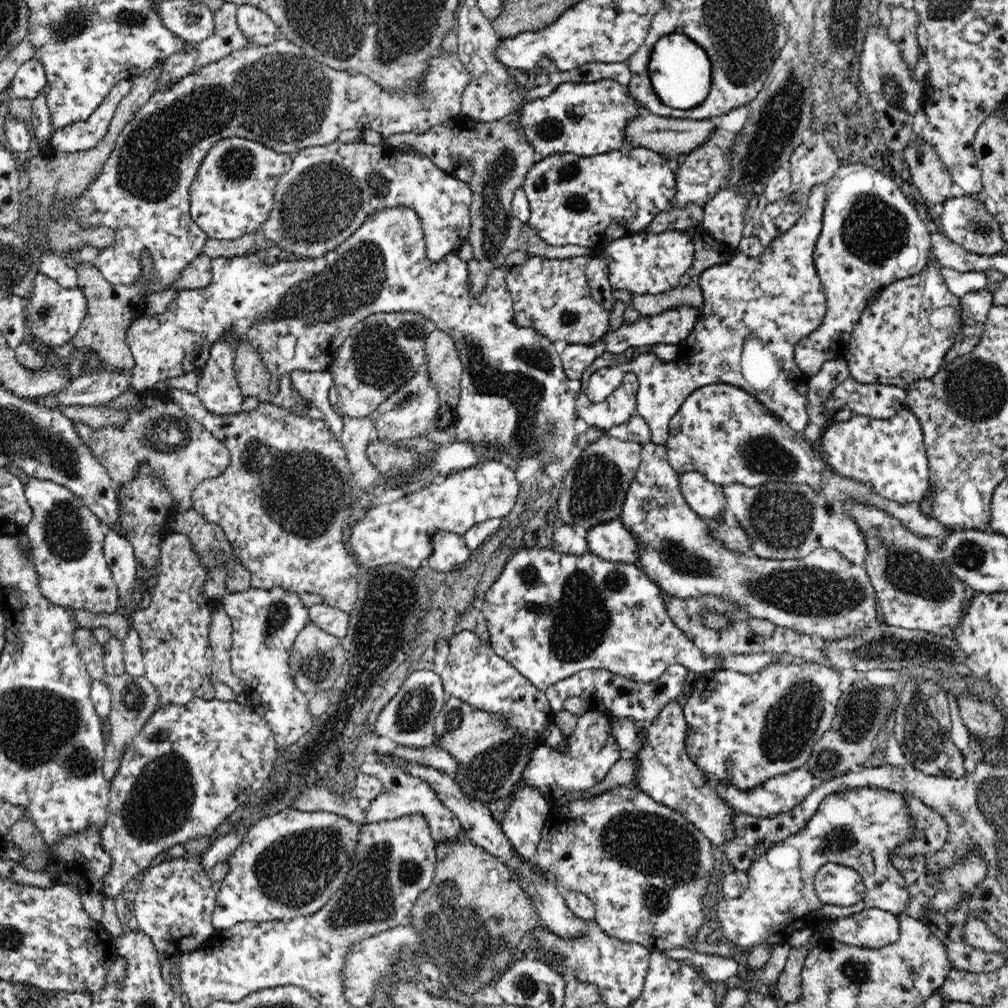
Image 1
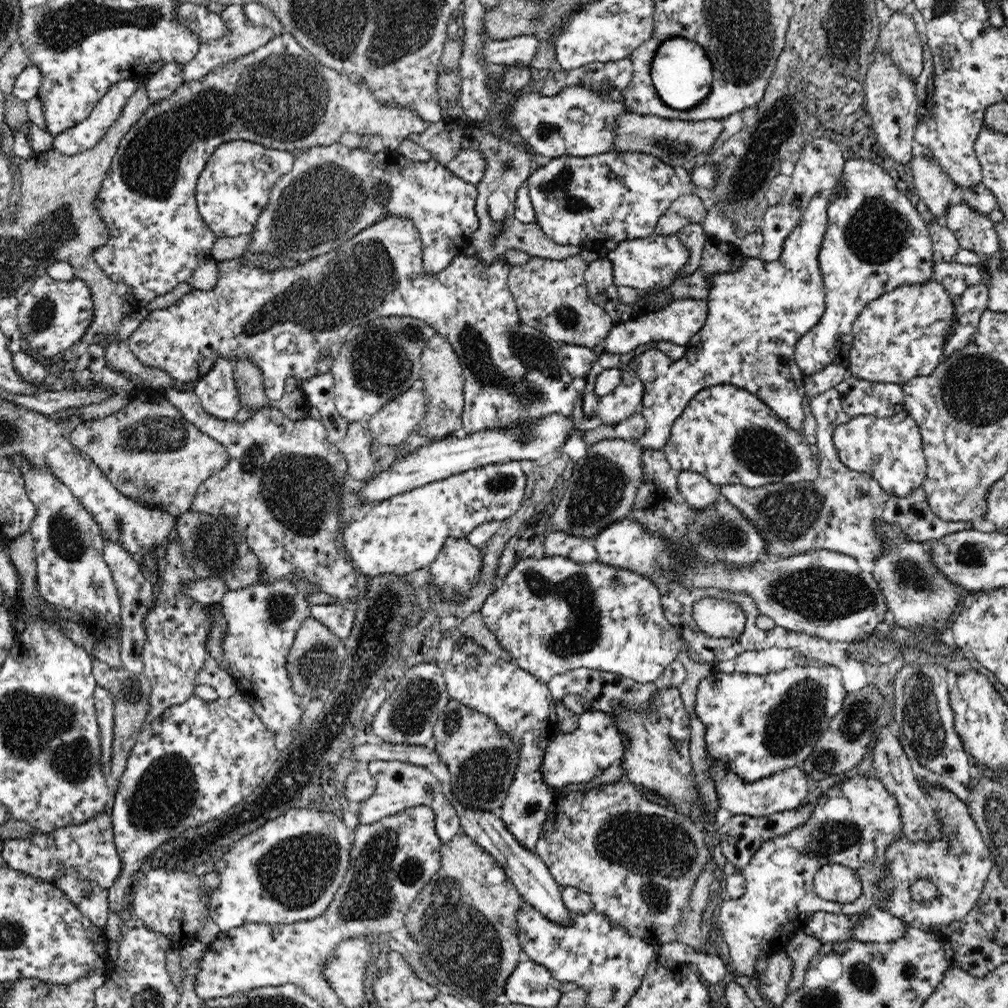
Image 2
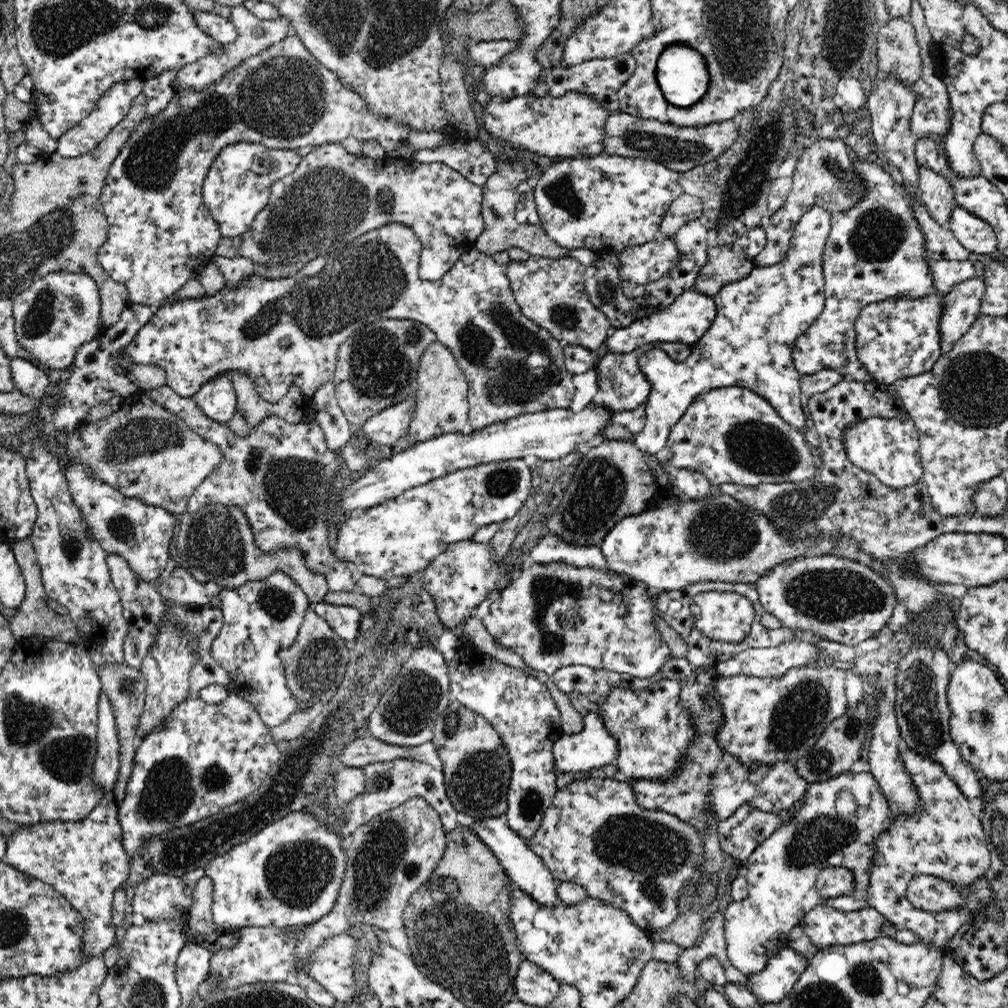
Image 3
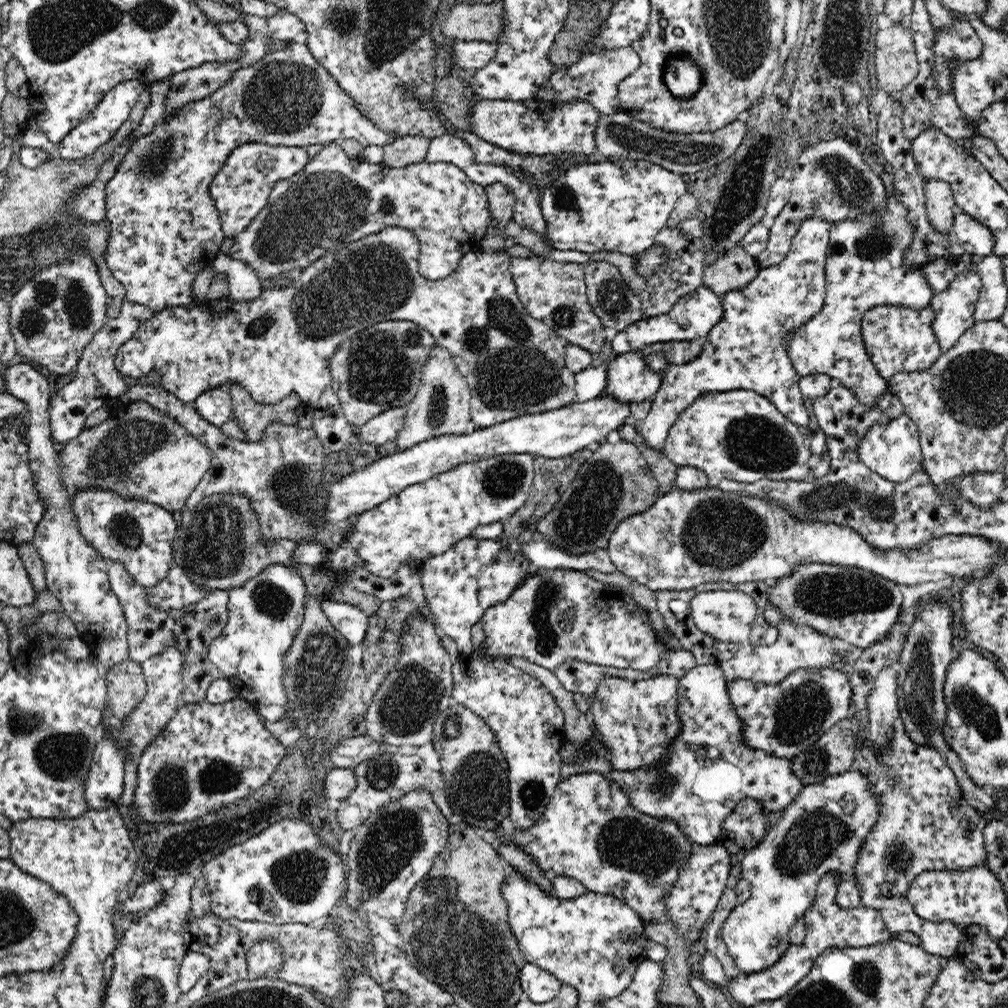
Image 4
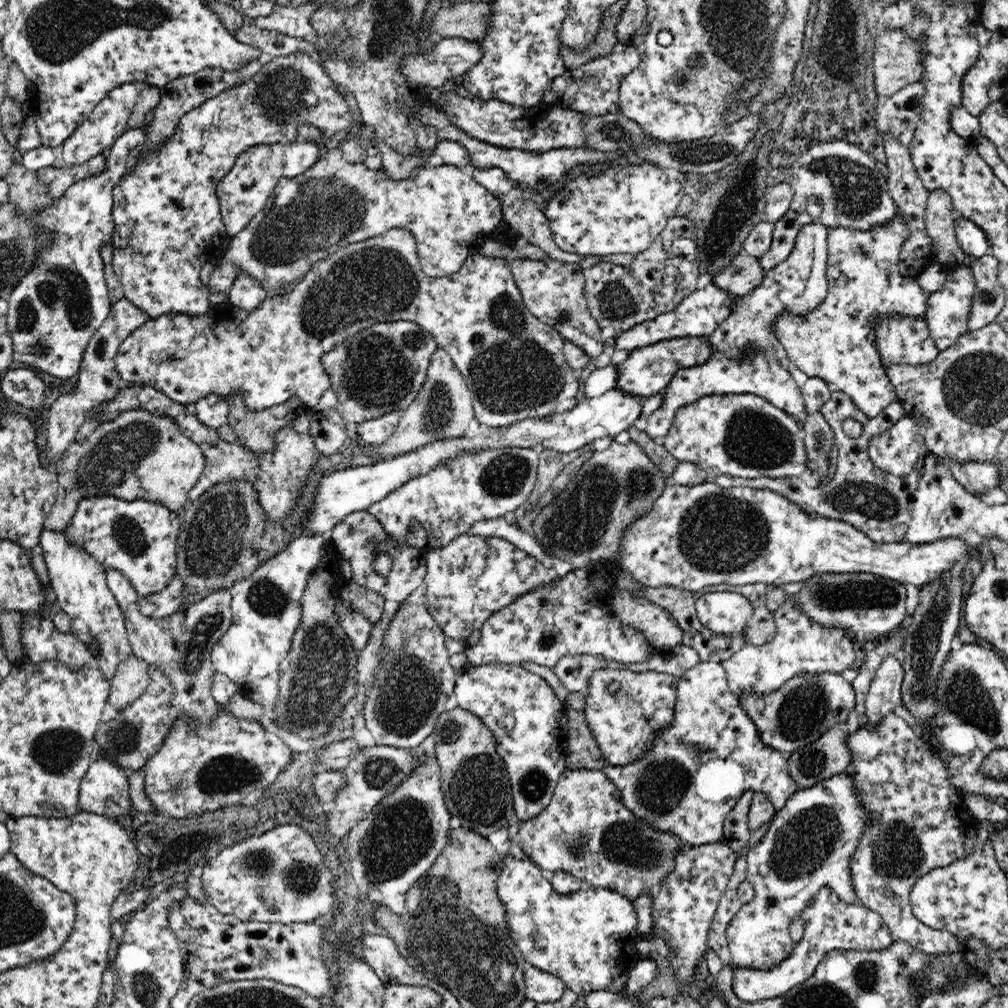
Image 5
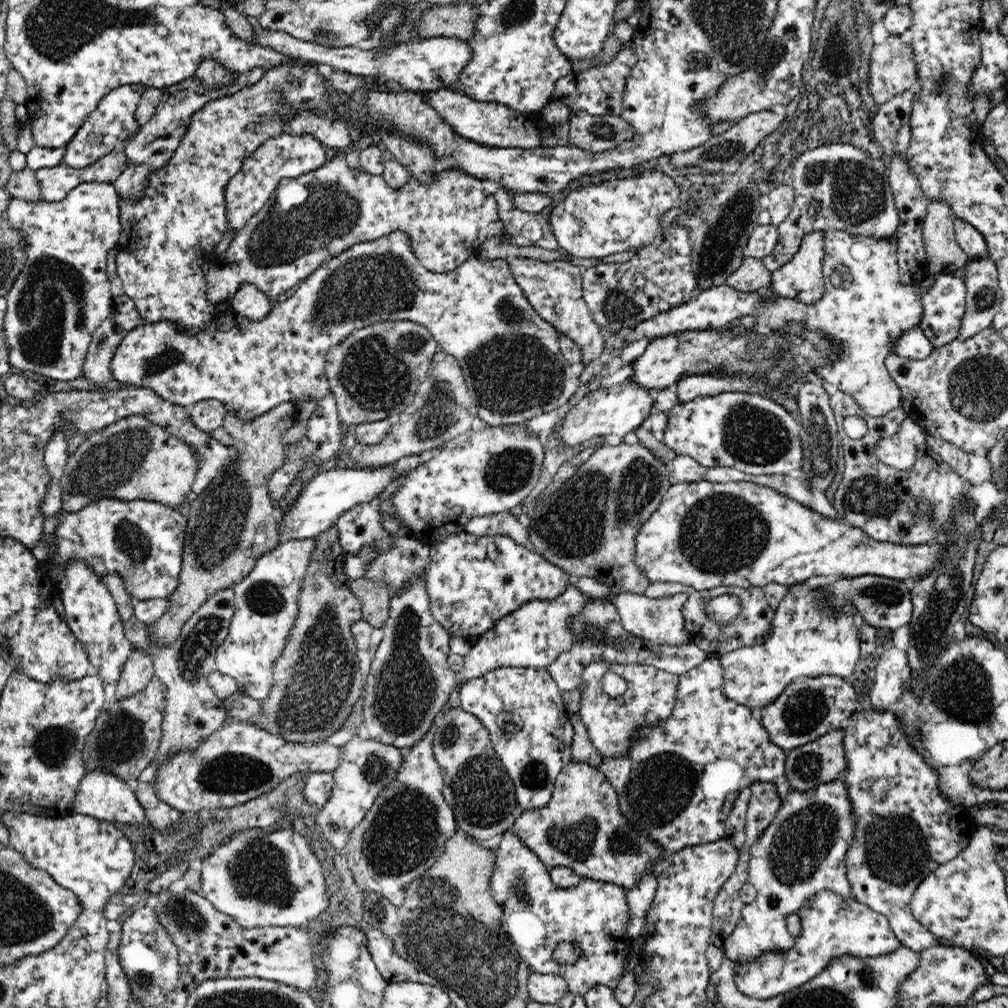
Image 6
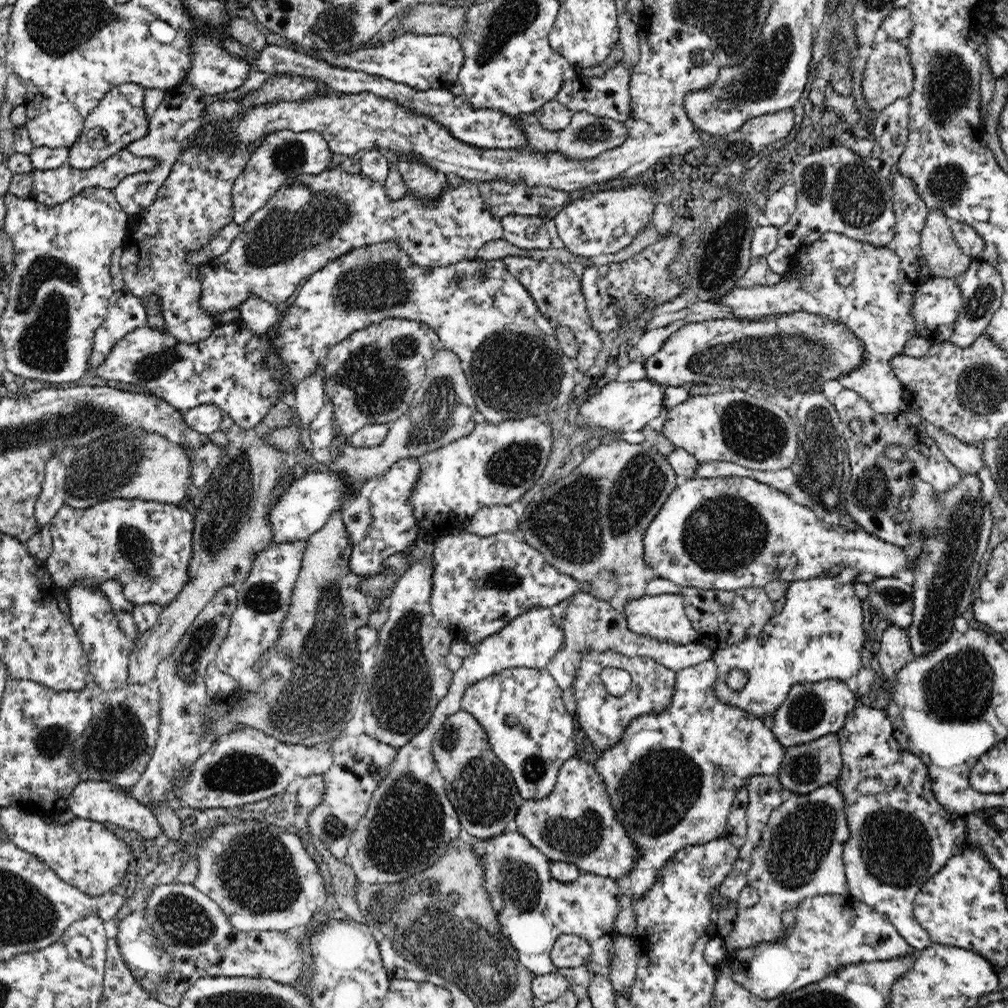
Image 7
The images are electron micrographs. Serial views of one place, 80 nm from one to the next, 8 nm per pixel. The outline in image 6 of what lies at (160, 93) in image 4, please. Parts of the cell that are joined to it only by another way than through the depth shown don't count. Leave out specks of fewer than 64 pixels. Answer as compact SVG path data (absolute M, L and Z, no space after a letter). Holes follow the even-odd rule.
M82 182L60 202L25 201L11 197L6 211L8 224L21 230L27 238L25 267L6 296L3 327L10 364L20 372L30 370L51 379L68 381L80 378L92 334L108 318L114 299L106 260L108 250L116 248L122 232L114 182Z

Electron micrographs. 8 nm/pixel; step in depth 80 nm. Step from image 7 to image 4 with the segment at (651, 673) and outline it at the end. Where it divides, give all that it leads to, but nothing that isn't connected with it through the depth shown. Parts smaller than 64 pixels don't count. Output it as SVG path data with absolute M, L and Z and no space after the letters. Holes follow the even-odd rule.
M660 675L645 681L628 681L606 677L594 696L590 698L590 717L604 744L609 748L608 759L617 771L652 769L669 757L670 747L681 733L682 721L678 712L679 678Z

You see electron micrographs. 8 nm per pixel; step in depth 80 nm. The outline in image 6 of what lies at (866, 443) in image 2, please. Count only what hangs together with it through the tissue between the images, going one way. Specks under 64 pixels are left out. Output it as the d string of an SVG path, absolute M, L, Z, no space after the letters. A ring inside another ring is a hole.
M907 417L896 430L896 435L882 438L875 447L878 461L900 471L912 470L919 452L927 451L927 434L918 423Z

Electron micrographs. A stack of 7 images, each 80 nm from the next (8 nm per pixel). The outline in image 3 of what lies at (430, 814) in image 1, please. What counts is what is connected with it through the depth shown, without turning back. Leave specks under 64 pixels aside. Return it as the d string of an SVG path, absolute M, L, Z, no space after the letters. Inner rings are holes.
M394 759L370 763L363 767L363 771L367 778L367 791L340 809L339 813L346 814L345 820L353 820L357 826L362 826L375 816L395 809L414 797L422 797L438 813L444 835L453 831L461 823L462 817L448 798L445 776L437 763L430 760Z

